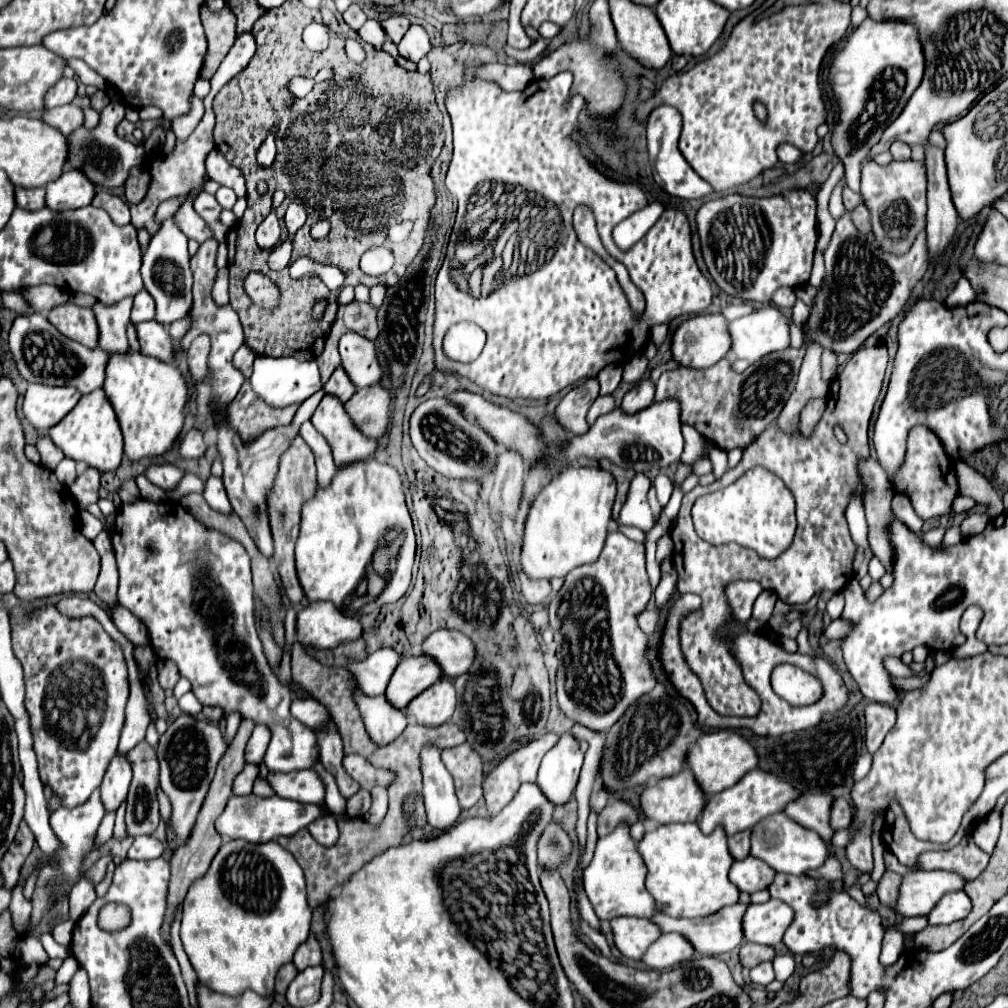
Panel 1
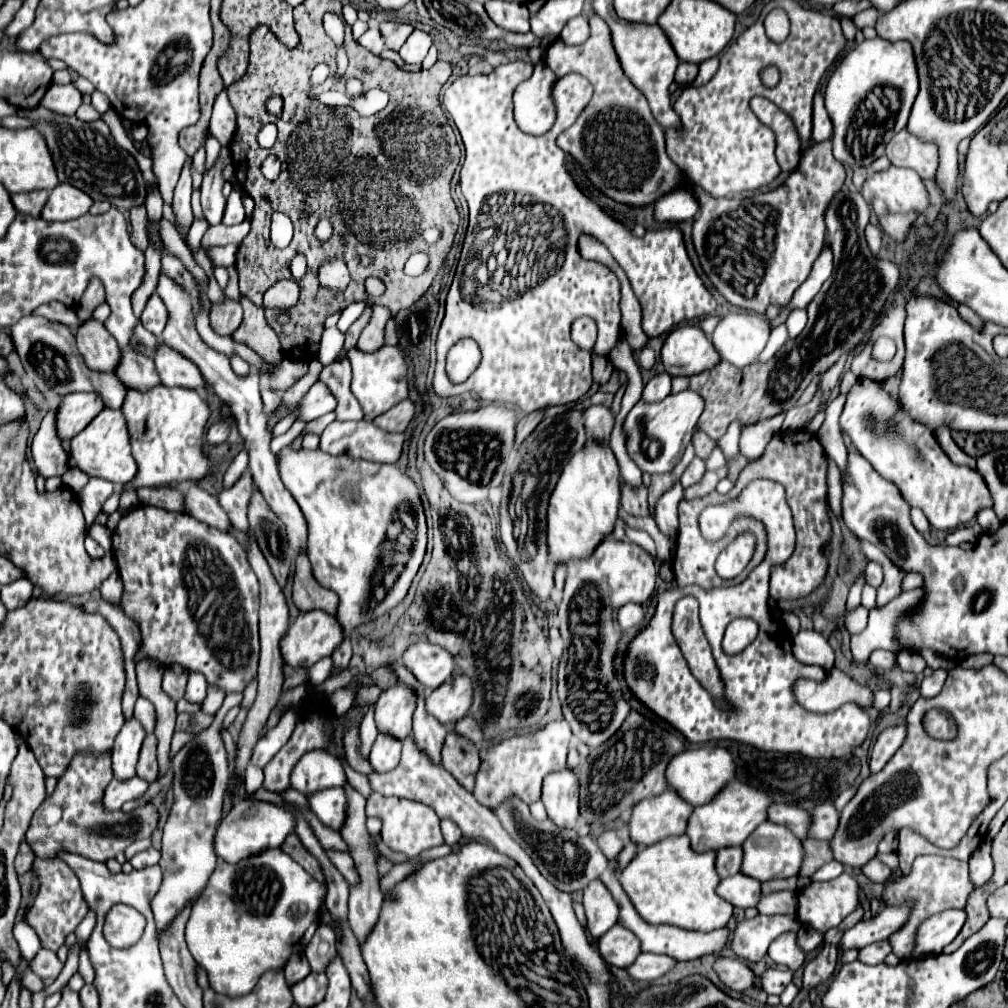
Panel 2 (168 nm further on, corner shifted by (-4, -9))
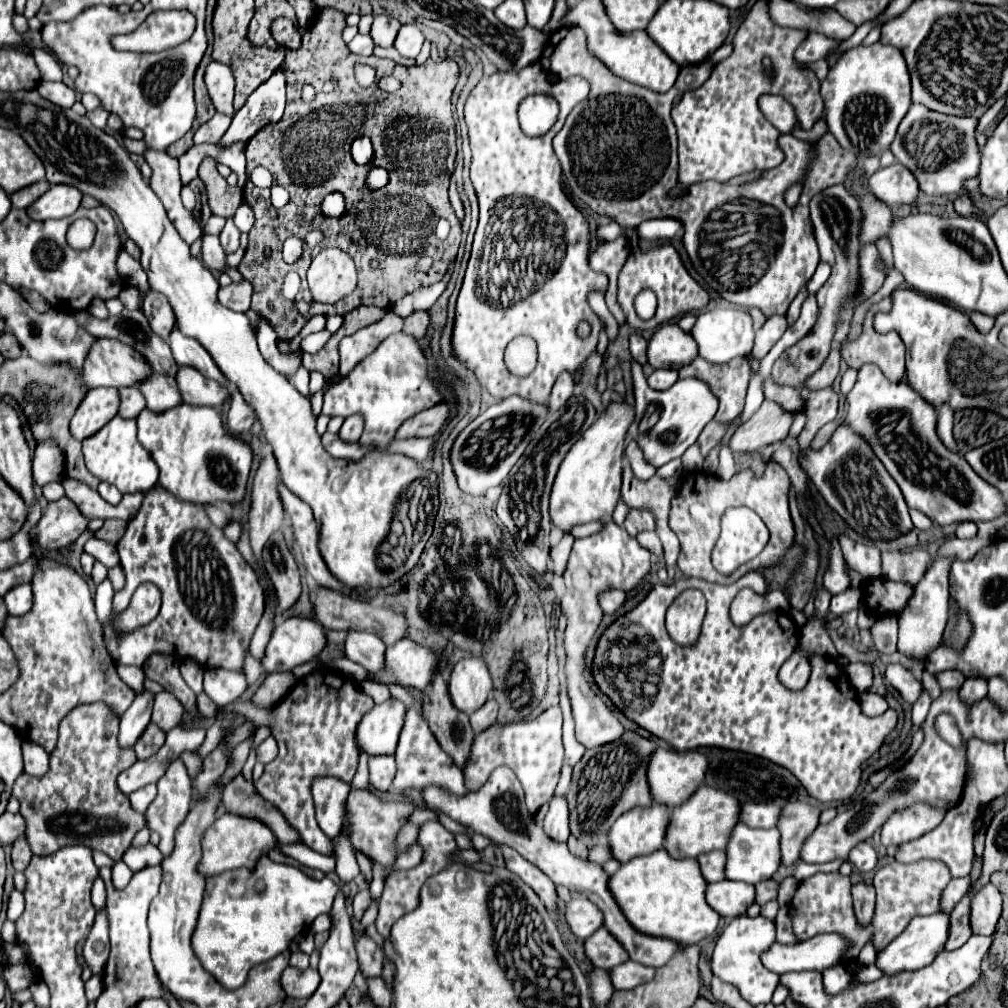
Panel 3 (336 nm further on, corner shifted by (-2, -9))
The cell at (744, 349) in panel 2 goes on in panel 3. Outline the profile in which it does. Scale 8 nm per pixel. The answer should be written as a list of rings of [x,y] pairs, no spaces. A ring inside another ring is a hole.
[[[714,308],[698,316],[696,326],[692,328],[692,336],[698,342],[698,352],[712,364],[726,364],[732,358],[748,356],[754,346],[754,328],[748,312],[738,308]]]

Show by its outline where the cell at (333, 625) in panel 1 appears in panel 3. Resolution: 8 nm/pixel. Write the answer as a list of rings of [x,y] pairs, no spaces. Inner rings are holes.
[[[292,616],[274,628],[262,666],[266,672],[294,670],[318,658],[324,646],[326,632],[314,618]]]

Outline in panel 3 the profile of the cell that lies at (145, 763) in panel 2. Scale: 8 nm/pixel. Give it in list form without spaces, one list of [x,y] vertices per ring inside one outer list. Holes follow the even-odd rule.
[[[78,706],[60,722],[60,738],[50,754],[50,770],[42,778],[20,774],[14,782],[14,796],[20,800],[20,814],[26,820],[26,840],[36,856],[50,856],[64,846],[82,844],[118,862],[134,834],[146,828],[144,814],[134,812],[128,798],[118,794],[116,776],[130,768],[136,758],[146,760],[156,754],[166,734],[150,724],[134,750],[122,750],[116,742],[118,722],[108,706]]]

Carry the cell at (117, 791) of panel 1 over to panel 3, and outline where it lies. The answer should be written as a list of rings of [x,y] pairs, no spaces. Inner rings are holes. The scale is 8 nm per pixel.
[[[146,690],[144,694],[136,696],[132,706],[126,710],[126,714],[120,718],[120,732],[118,732],[118,744],[120,748],[134,748],[146,726],[150,724],[150,712],[152,712],[152,694]]]

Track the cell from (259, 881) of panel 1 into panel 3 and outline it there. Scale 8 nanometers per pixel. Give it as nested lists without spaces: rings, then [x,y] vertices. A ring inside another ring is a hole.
[[[262,856],[252,870],[208,876],[198,924],[192,934],[194,954],[222,988],[236,990],[246,984],[252,966],[288,950],[298,934],[310,930],[316,916],[330,912],[336,892],[334,880],[314,880],[300,868],[278,864],[268,856]]]

